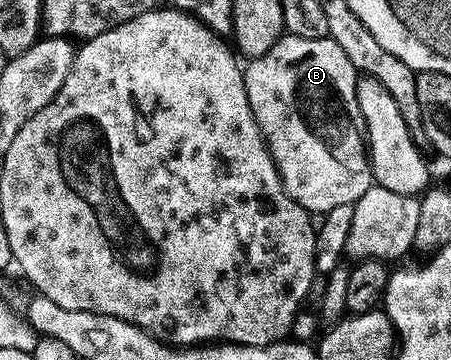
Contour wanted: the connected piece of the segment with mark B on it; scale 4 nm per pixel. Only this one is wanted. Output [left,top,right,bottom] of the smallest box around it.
[244,35,372,215]

